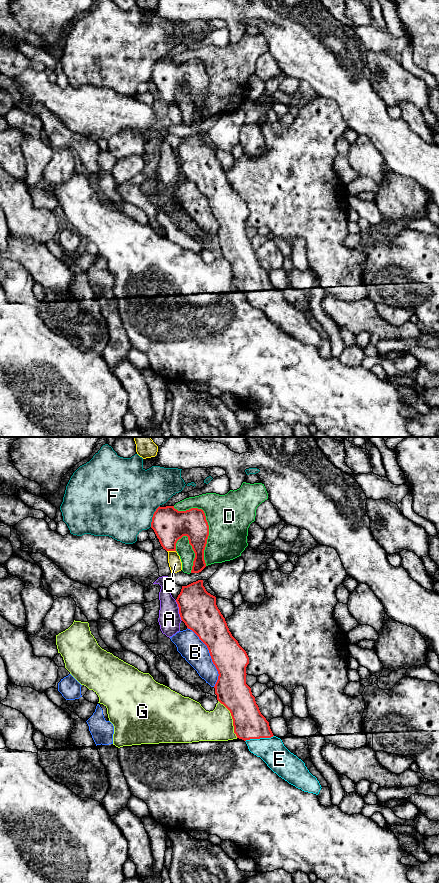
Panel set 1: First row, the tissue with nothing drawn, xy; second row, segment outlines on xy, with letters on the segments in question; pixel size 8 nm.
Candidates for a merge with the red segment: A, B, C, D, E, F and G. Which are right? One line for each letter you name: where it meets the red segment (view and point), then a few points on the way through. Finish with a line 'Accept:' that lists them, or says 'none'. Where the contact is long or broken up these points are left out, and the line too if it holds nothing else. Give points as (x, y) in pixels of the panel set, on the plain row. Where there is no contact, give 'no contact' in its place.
E: contact xy (259, 290); way xy (249, 275), (259, 290), (279, 311)
Accept: E

